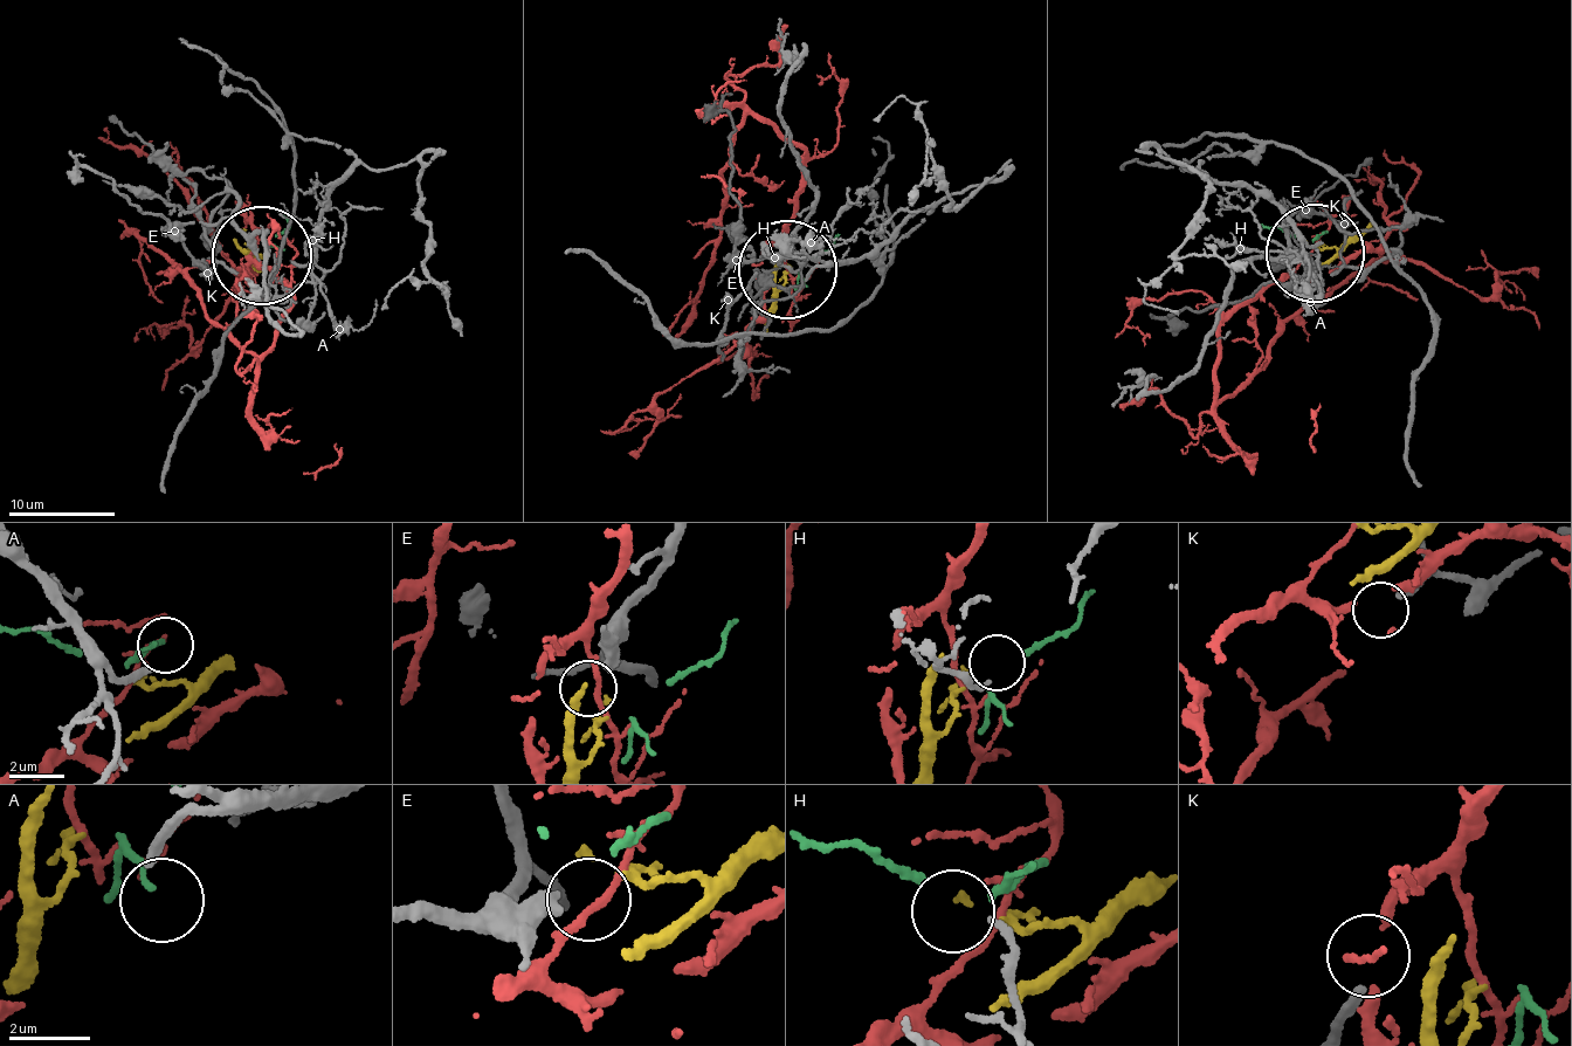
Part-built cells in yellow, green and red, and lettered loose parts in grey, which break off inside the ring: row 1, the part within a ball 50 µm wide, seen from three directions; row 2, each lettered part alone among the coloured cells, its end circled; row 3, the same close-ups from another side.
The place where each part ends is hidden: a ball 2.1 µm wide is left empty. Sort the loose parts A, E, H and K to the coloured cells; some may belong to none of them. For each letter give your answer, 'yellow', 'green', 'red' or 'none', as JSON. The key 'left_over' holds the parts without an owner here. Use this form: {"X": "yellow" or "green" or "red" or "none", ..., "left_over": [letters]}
{"A": "none", "E": "yellow", "H": "green", "K": "none", "left_over": ["A", "K"]}

